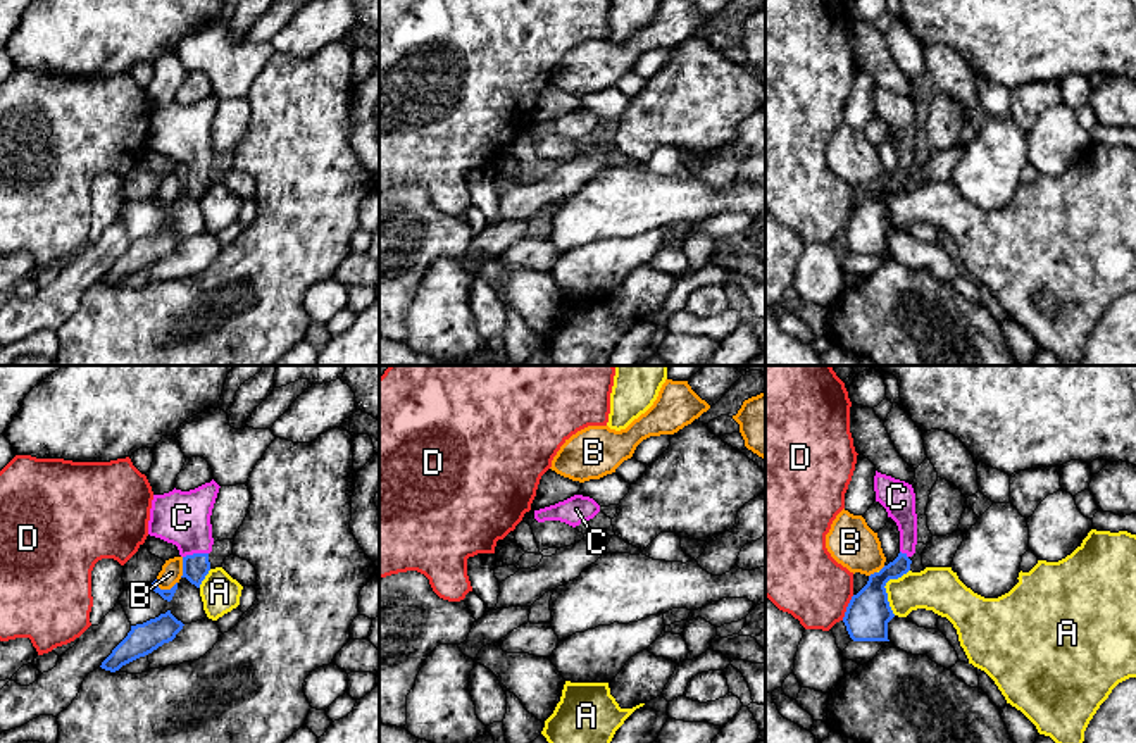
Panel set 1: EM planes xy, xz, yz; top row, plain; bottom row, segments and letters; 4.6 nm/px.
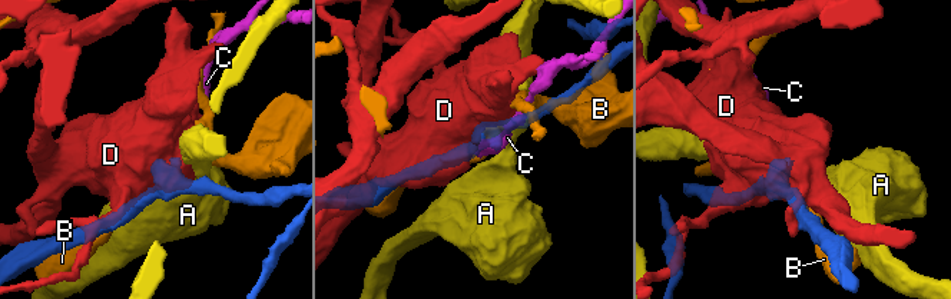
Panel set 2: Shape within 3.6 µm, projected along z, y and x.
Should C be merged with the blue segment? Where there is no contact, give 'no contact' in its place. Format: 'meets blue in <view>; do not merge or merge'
meets blue in xy; merge

